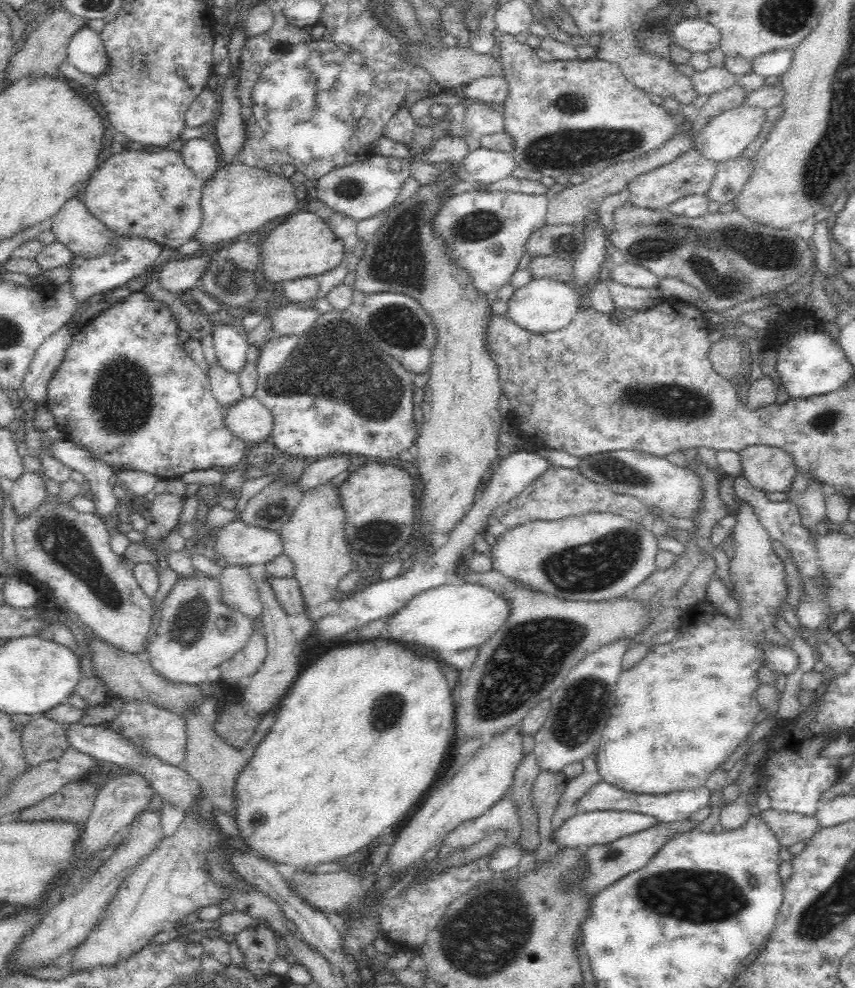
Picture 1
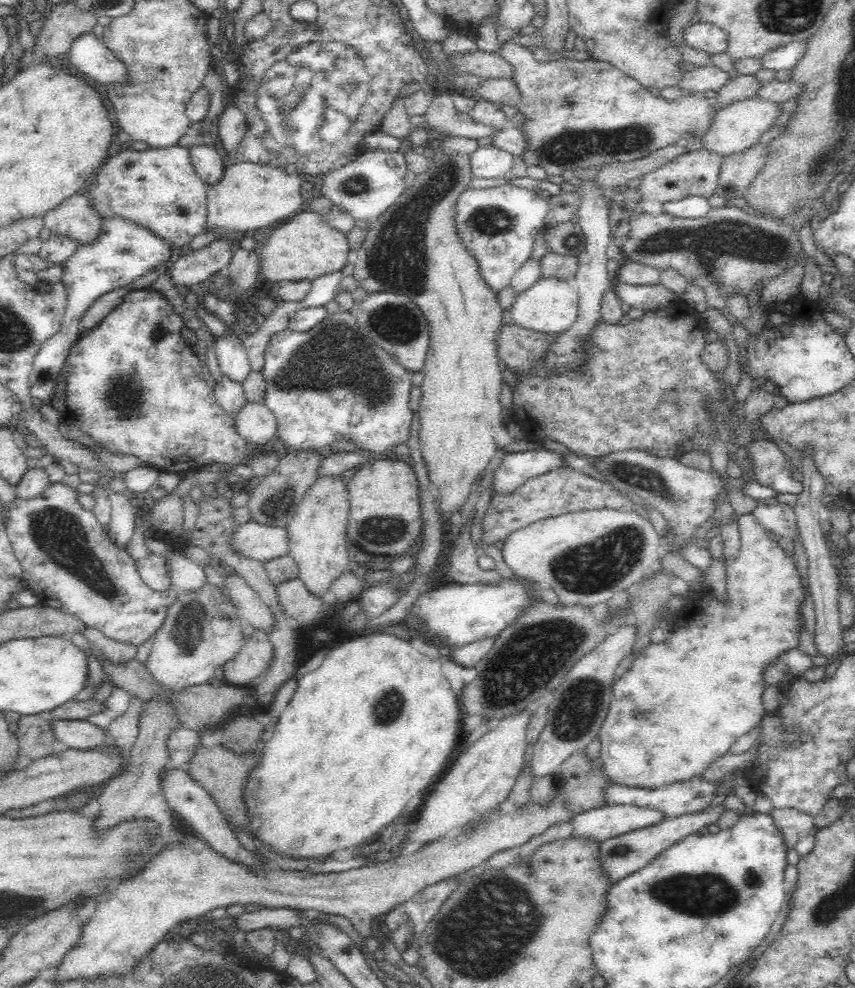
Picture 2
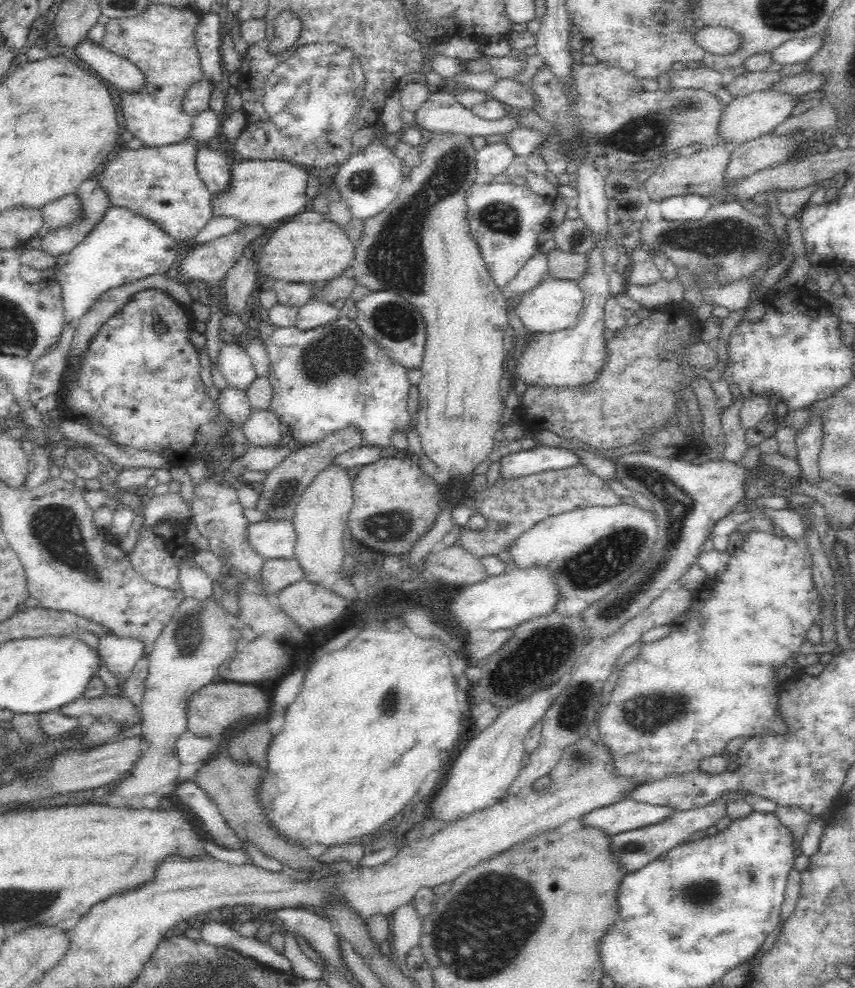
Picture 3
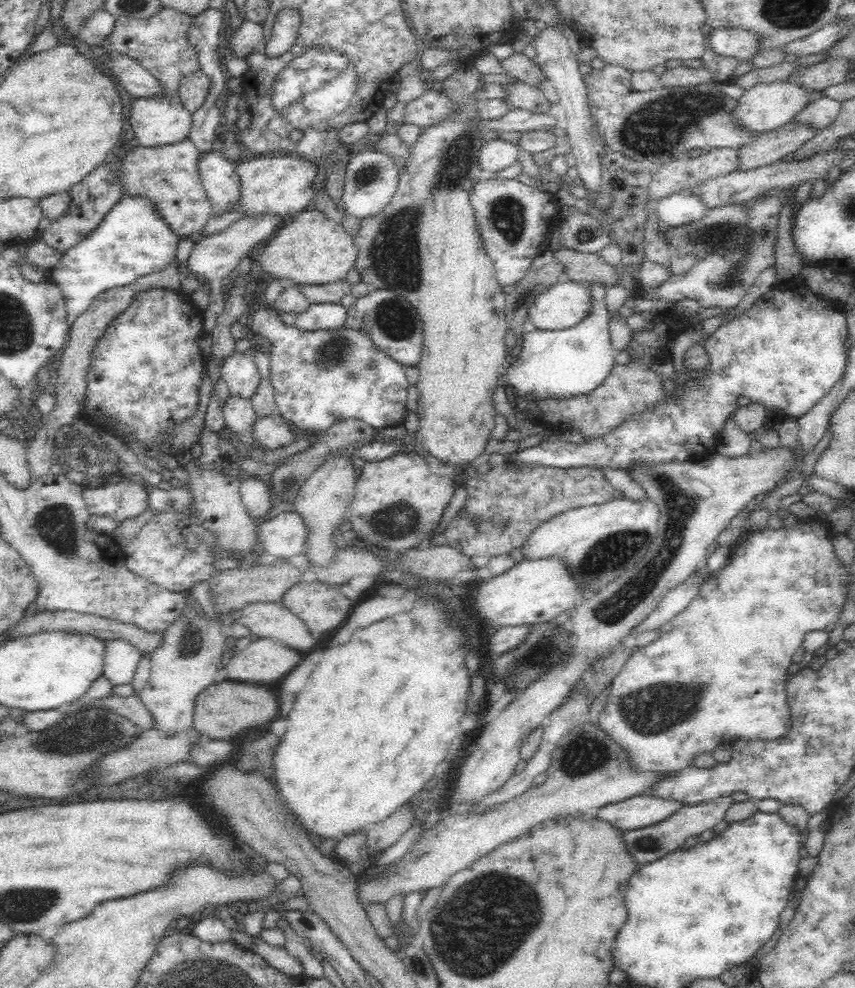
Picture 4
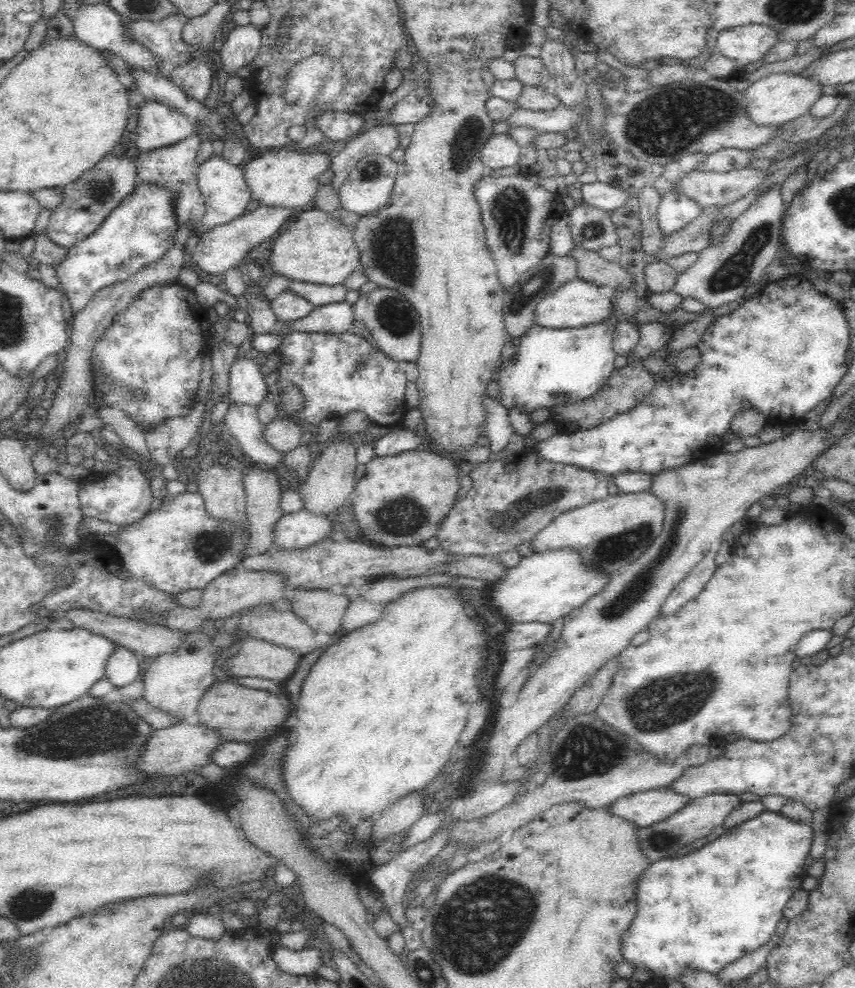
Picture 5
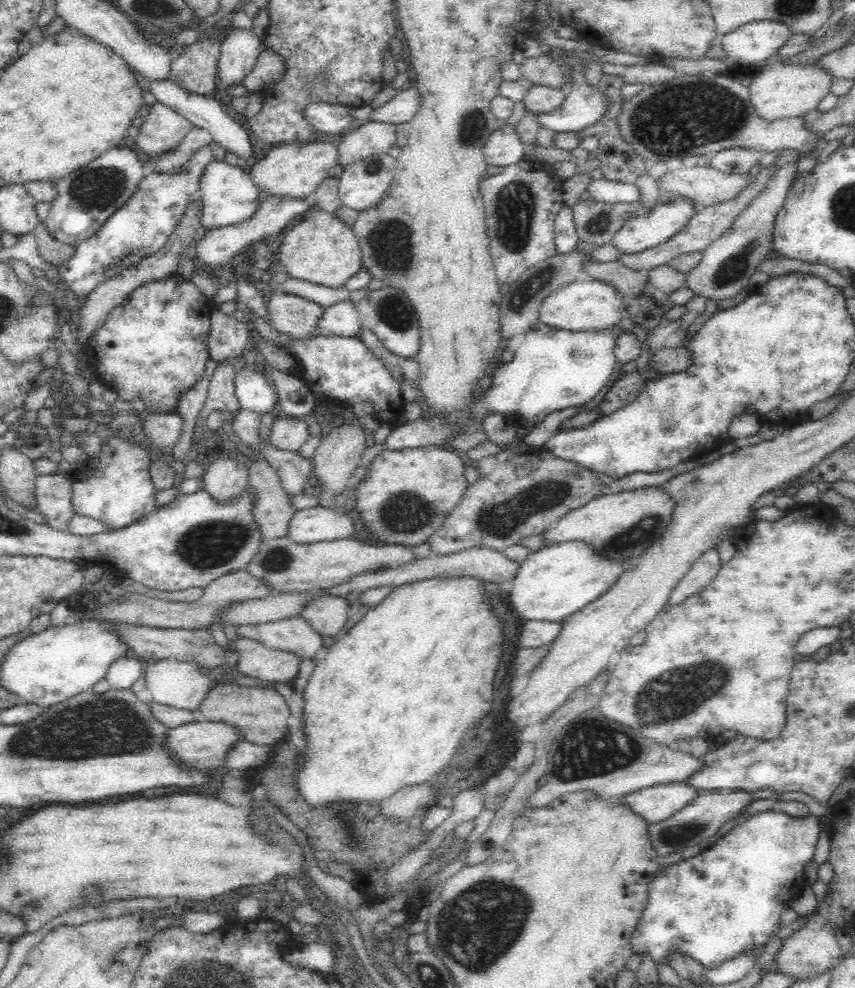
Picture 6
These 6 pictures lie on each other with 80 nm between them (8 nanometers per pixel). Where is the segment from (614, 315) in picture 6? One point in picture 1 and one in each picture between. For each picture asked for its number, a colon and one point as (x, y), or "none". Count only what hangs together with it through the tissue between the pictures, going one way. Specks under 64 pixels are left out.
1: (543, 305)
2: (550, 305)
3: (553, 304)
4: (560, 306)
5: (576, 303)

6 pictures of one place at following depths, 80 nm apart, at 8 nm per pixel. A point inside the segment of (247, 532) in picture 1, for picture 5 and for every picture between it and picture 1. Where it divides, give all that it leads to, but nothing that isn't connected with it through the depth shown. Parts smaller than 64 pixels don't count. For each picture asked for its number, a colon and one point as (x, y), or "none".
2: (256, 541)
3: (271, 539)
4: (283, 536)
5: (298, 530)

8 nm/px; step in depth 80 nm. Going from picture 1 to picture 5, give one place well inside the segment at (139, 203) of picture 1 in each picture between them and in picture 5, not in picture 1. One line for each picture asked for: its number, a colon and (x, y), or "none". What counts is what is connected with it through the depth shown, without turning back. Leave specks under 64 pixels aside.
2: (158, 189)
3: (161, 184)
4: (167, 175)
5: (174, 167)

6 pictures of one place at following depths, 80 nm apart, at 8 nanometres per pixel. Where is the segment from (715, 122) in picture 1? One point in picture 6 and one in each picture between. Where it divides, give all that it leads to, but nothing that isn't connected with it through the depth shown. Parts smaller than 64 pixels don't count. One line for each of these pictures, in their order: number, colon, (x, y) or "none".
2: (736, 127)
3: (745, 118)
4: (766, 106)
5: (778, 98)
6: (781, 91)

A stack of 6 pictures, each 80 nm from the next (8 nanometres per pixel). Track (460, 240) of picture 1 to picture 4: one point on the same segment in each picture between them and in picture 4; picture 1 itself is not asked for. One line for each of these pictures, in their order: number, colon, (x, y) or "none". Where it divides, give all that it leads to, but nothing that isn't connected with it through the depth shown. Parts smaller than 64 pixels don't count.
2: (498, 225)
3: (504, 219)
4: (514, 220)

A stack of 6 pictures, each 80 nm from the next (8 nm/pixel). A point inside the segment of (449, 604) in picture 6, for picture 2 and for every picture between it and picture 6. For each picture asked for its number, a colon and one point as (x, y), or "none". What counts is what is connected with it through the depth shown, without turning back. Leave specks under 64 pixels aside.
2: (375, 723)
3: (372, 720)
4: (378, 714)
5: (378, 713)

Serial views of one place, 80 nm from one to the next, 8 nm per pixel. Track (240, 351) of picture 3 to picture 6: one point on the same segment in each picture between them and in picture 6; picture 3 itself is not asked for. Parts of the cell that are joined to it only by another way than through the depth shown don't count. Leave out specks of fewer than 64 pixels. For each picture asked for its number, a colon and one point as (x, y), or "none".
4: (240, 372)
5: (247, 385)
6: (254, 391)

